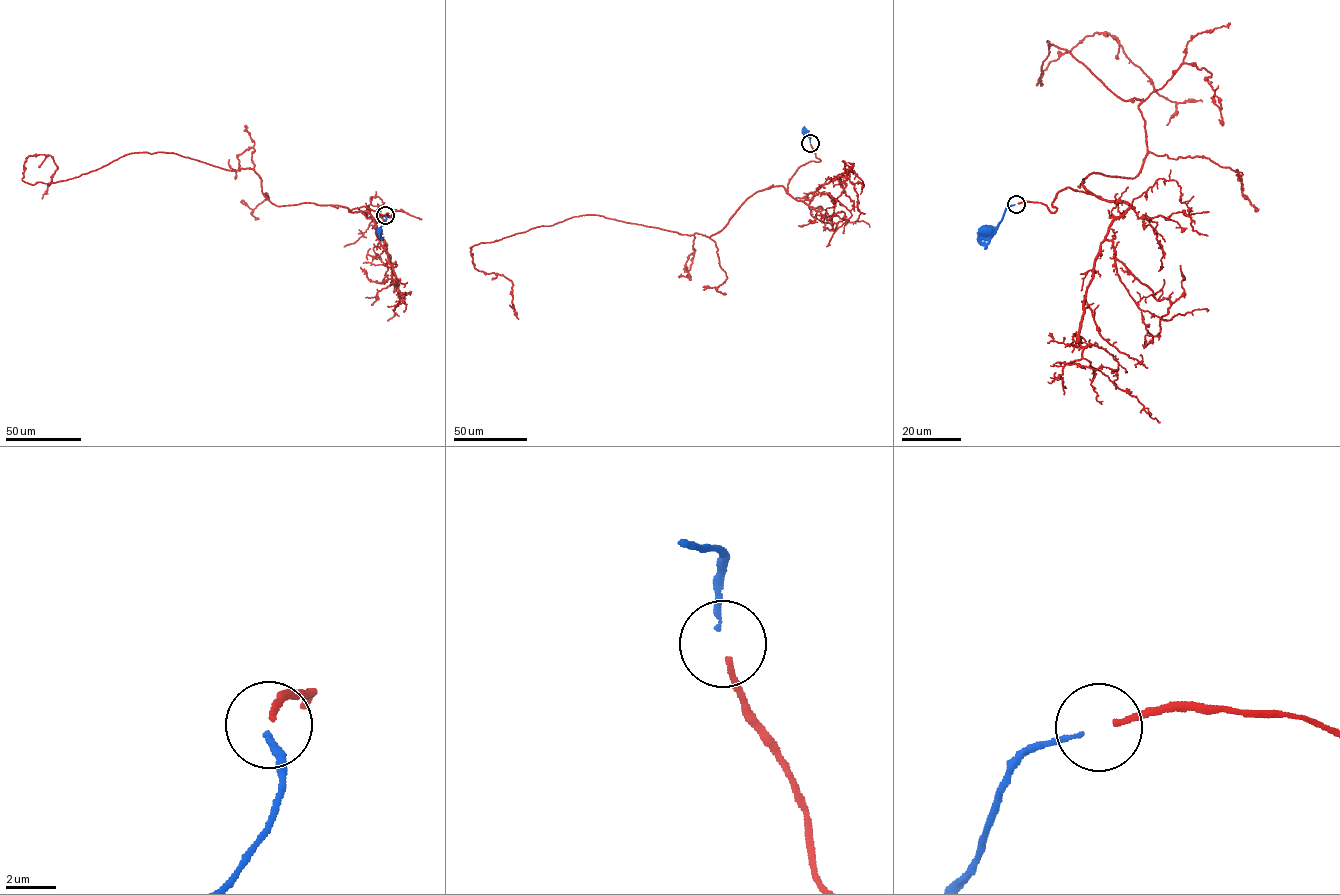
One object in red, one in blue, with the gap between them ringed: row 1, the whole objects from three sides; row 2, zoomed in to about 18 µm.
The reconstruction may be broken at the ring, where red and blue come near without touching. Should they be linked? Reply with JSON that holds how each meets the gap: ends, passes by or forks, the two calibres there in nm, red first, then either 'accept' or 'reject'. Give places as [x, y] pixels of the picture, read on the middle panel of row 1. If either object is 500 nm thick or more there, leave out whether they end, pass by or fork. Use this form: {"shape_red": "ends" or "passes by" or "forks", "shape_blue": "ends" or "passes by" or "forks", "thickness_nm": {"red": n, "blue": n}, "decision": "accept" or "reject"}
{"shape_red": "ends", "shape_blue": "ends", "thickness_nm": {"red": 240, "blue": 170}, "decision": "reject"}

